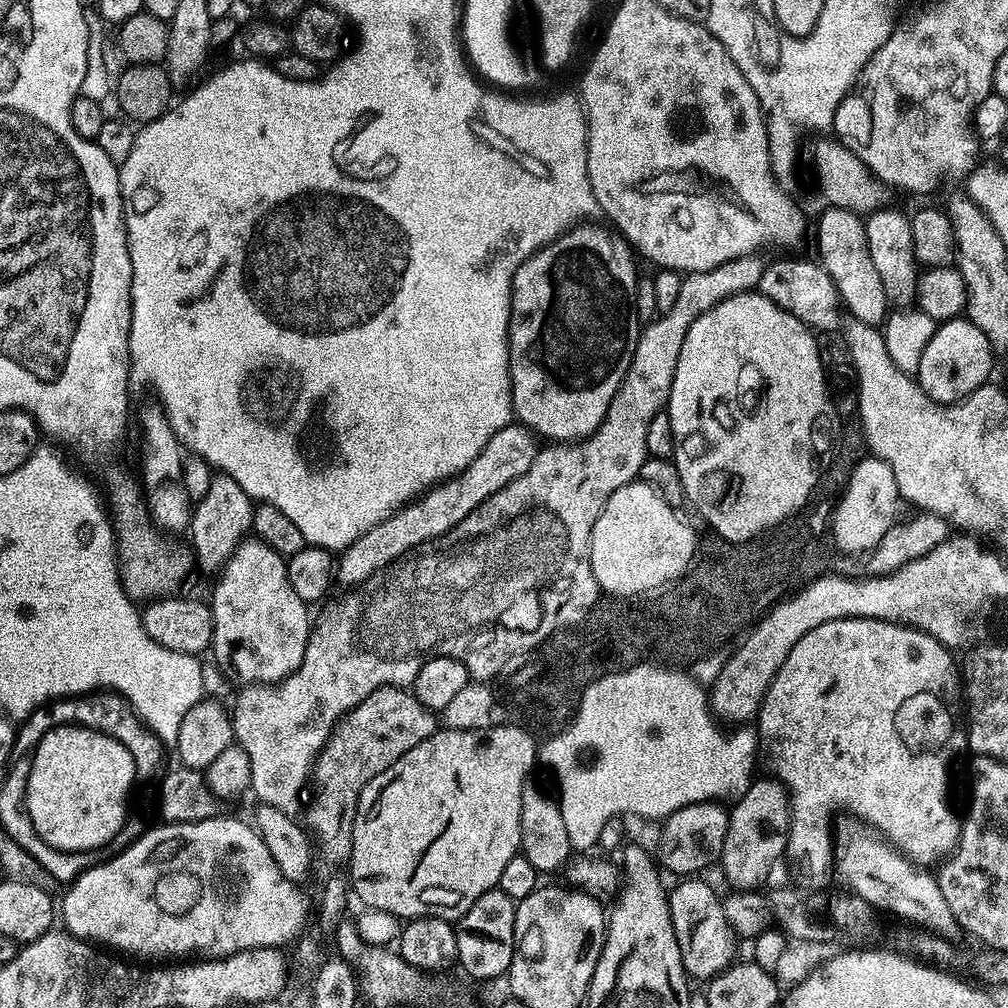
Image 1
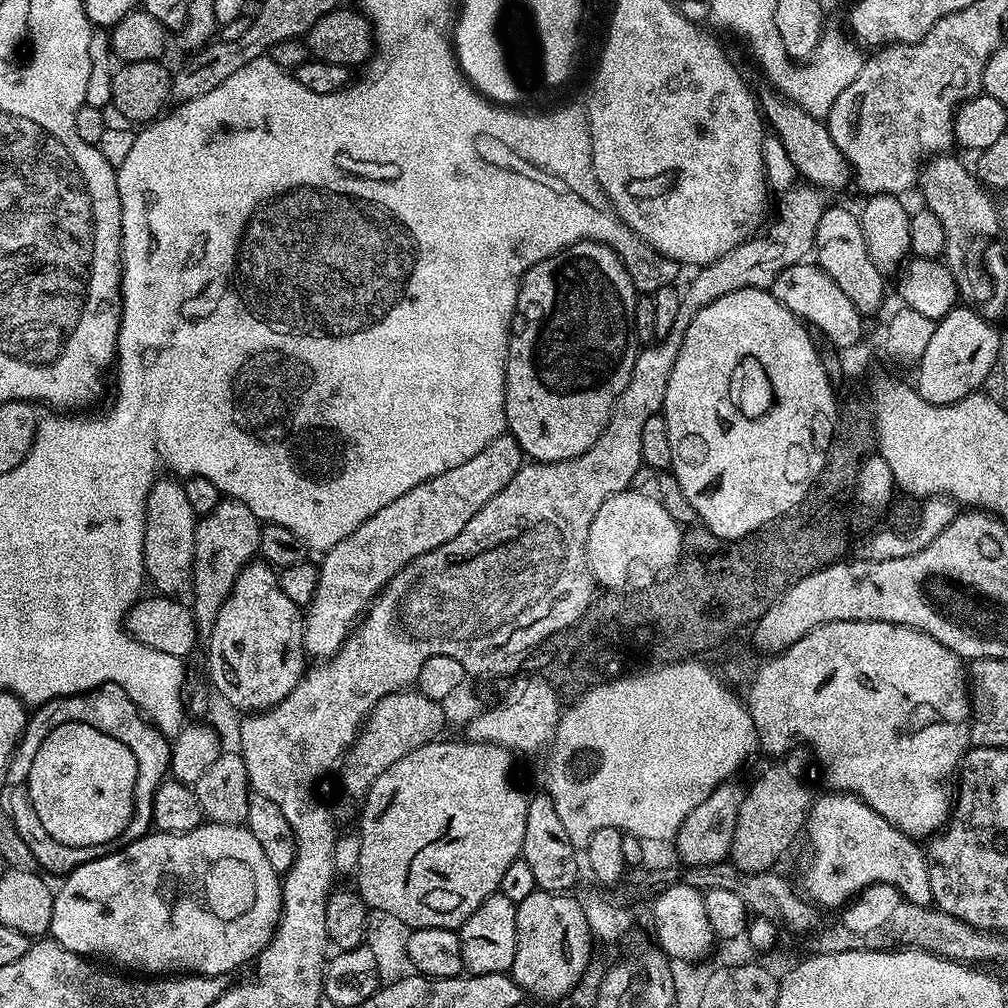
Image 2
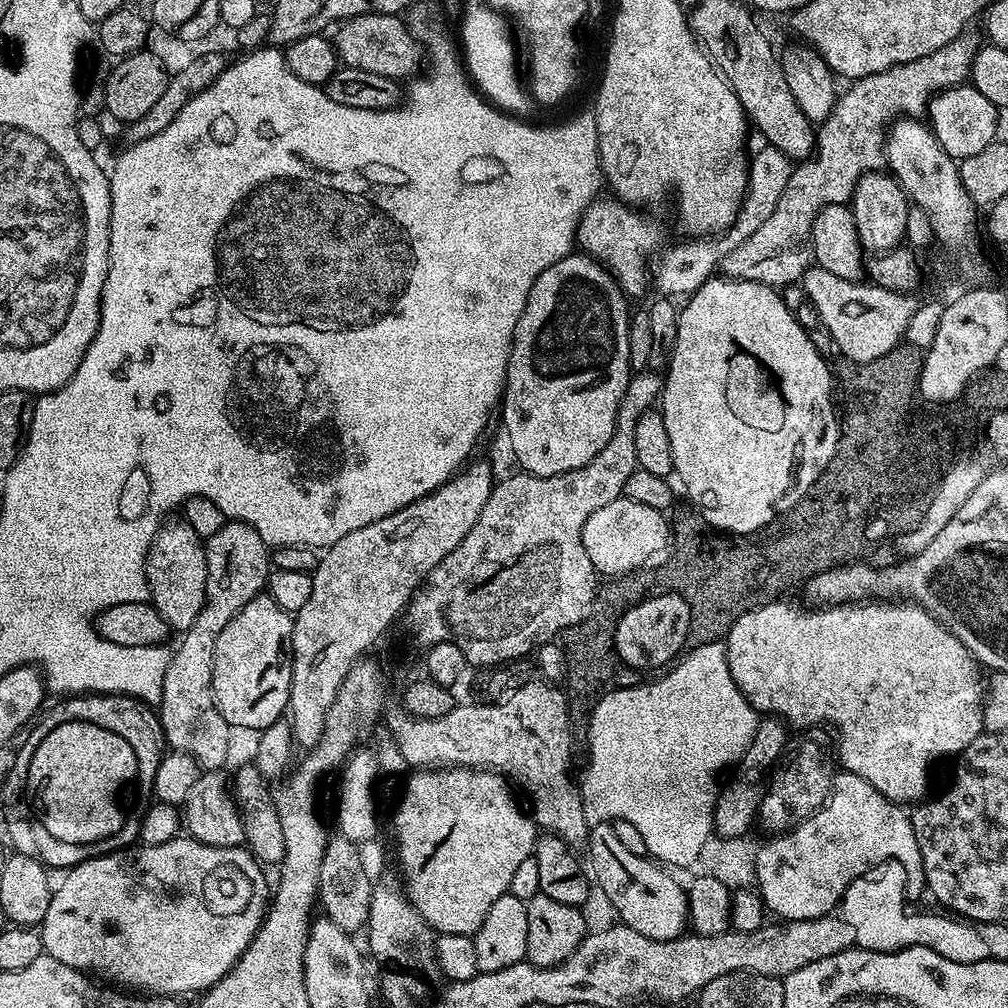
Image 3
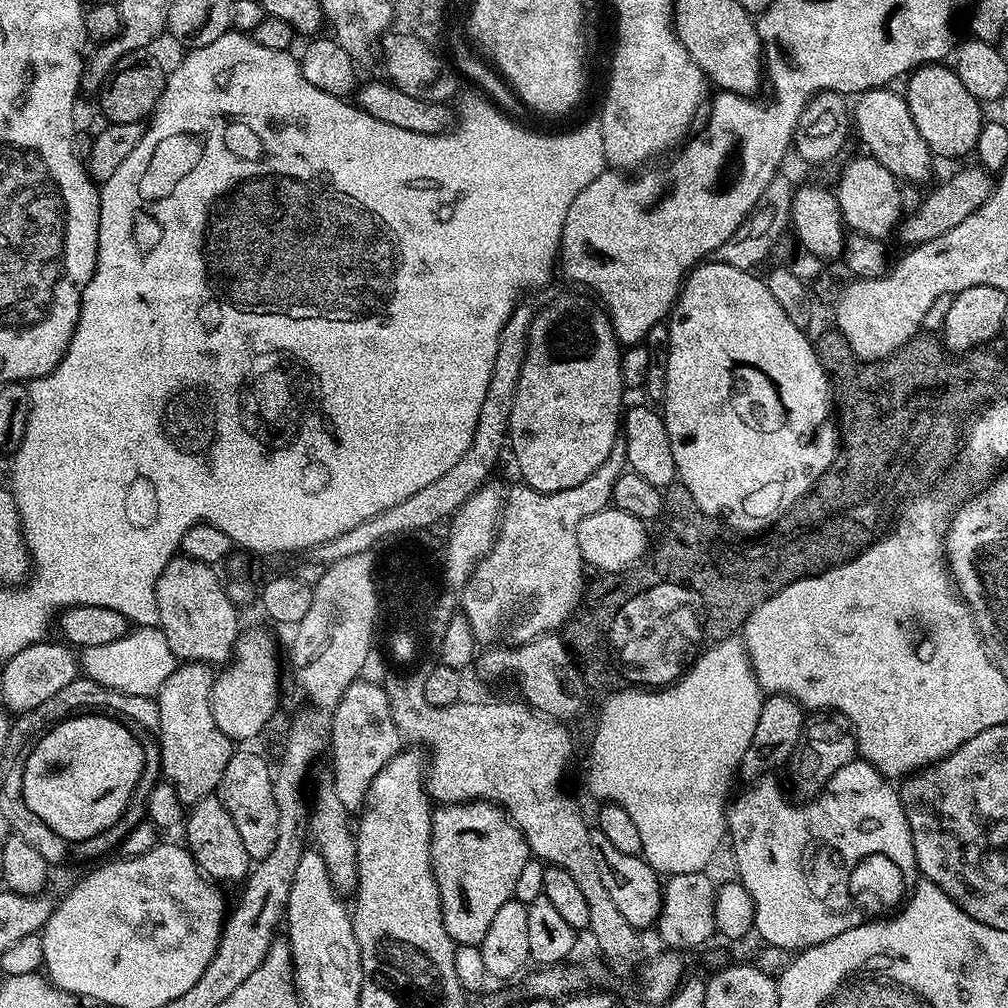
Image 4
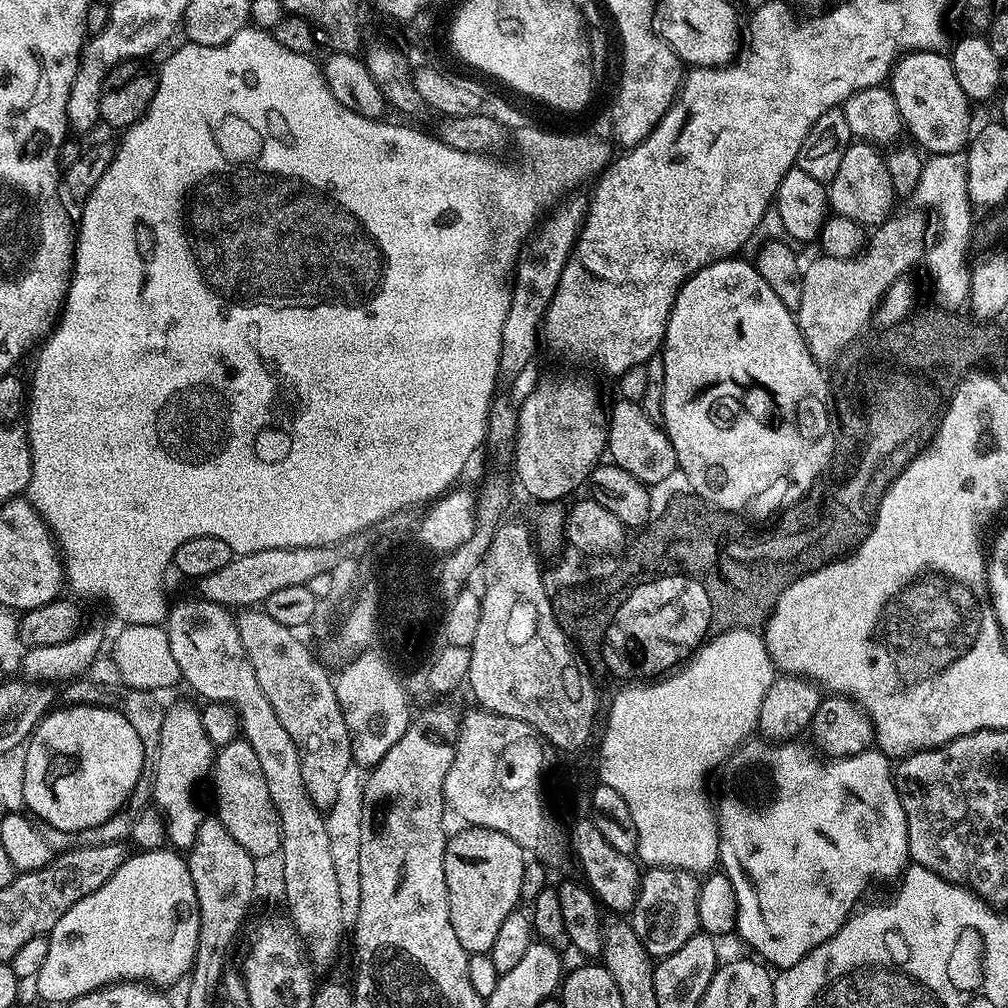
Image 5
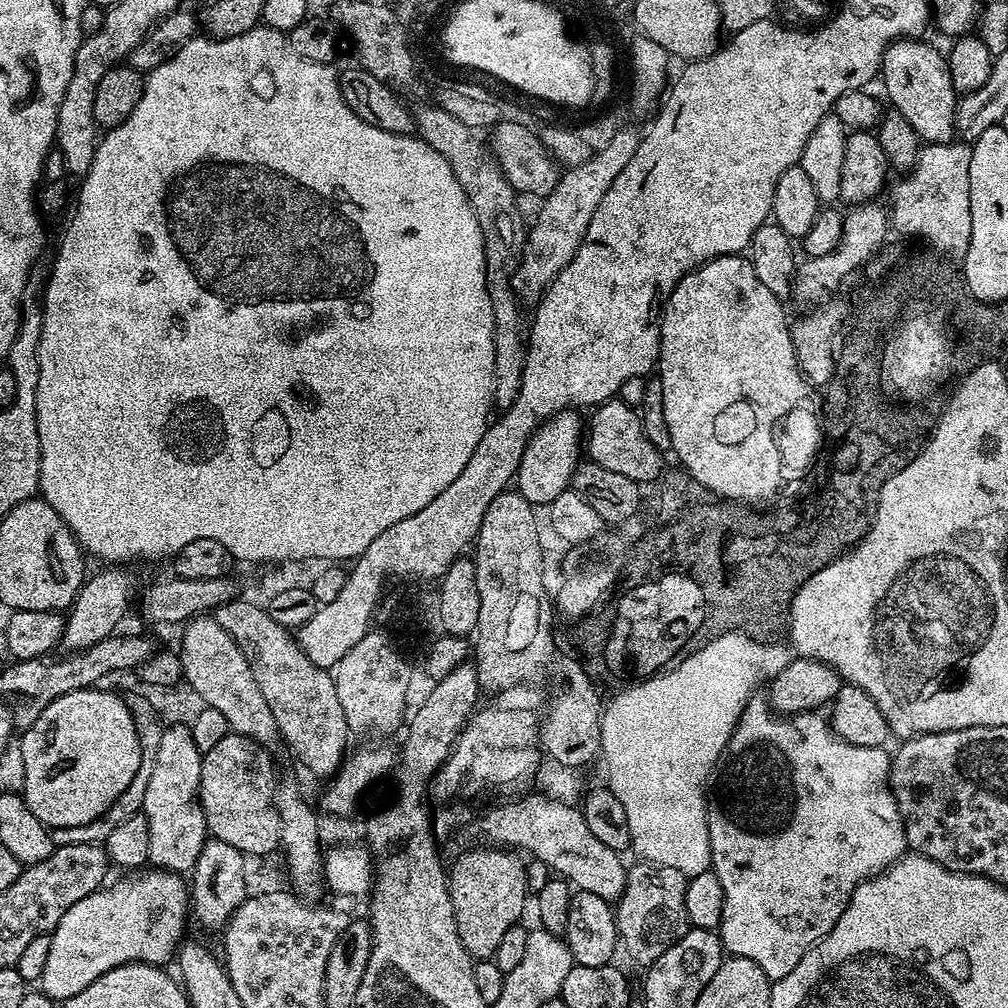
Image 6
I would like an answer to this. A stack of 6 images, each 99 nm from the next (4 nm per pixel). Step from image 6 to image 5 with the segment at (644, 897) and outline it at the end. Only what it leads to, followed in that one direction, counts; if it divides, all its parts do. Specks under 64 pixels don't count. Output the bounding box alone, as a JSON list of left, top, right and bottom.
[630,867,700,958]

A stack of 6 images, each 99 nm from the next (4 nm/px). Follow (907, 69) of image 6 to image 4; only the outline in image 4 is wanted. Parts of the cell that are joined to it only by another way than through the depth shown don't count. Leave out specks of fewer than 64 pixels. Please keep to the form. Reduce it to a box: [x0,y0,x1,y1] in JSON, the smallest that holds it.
[906,63,986,157]

